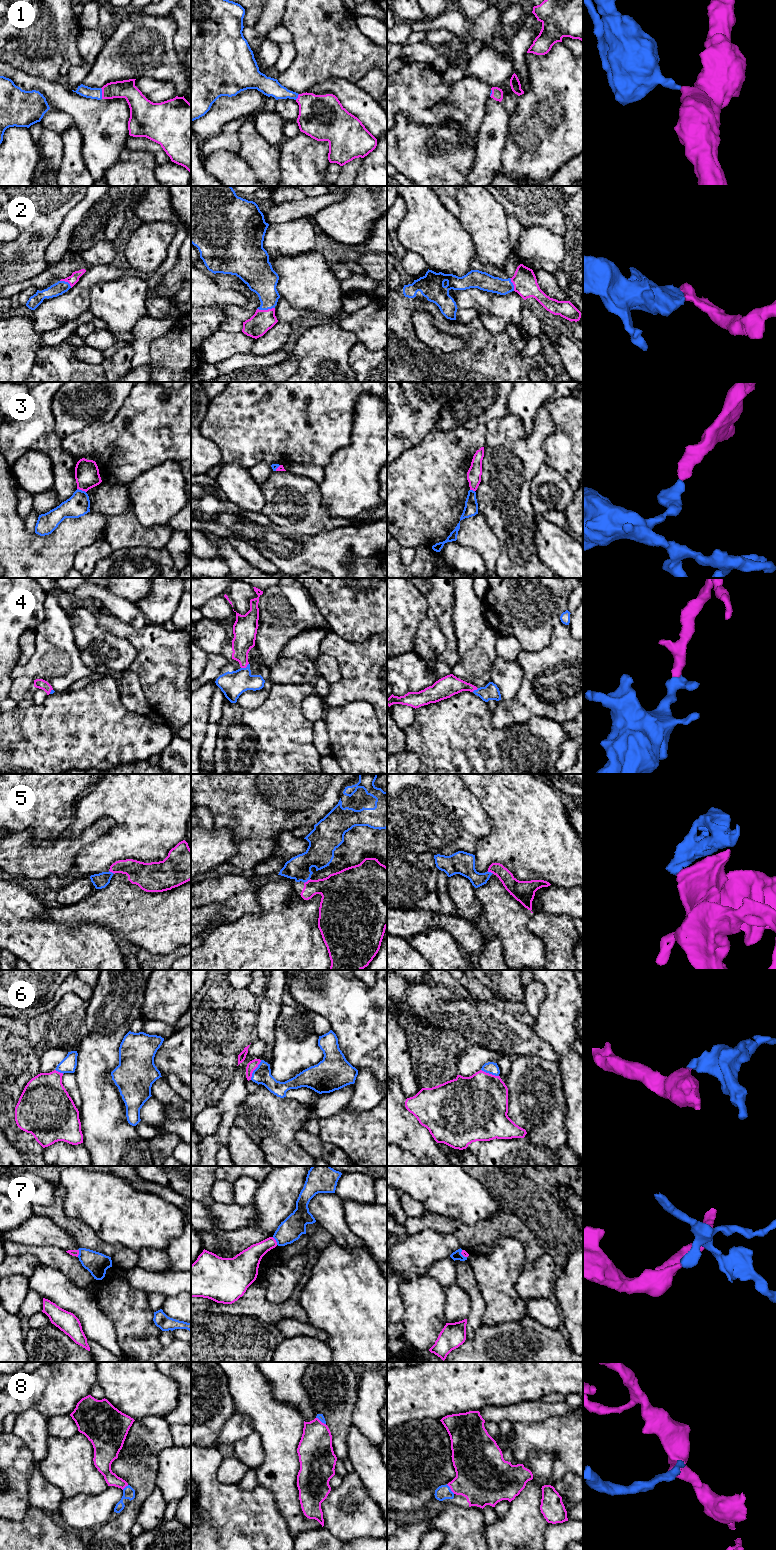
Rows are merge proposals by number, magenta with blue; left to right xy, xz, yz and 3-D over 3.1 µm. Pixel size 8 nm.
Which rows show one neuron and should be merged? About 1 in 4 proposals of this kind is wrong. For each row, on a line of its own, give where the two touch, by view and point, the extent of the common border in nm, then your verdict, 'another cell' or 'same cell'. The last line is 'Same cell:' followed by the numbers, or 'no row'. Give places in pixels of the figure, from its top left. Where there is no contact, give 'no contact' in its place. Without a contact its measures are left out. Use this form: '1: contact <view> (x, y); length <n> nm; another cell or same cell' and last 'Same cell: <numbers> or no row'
1: contact xy (102, 93); length 90 nm; same cell
2: contact xz (265, 310); length 140 nm; same cell
3: contact xy (81, 489); length 80 nm; another cell
4: contact xz (245, 667); length 80 nm; same cell
5: contact xz (308, 880); length 70 nm; same cell
6: contact xz (254, 1069); length 180 nm; same cell
7: contact xz (275, 1241); length 80 nm; another cell
8: contact yz (450, 1488); length 100 nm; same cell
Same cell: 1, 2, 4, 5, 6, 8

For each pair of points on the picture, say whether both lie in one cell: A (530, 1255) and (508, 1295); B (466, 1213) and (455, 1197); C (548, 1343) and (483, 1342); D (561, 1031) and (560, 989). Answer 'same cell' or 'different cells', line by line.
A: different cells
B: same cell
C: same cell
D: same cell

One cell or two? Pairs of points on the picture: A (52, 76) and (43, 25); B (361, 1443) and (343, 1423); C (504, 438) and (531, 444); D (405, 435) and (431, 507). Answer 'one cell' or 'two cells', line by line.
A: one cell
B: two cells
C: one cell
D: two cells

